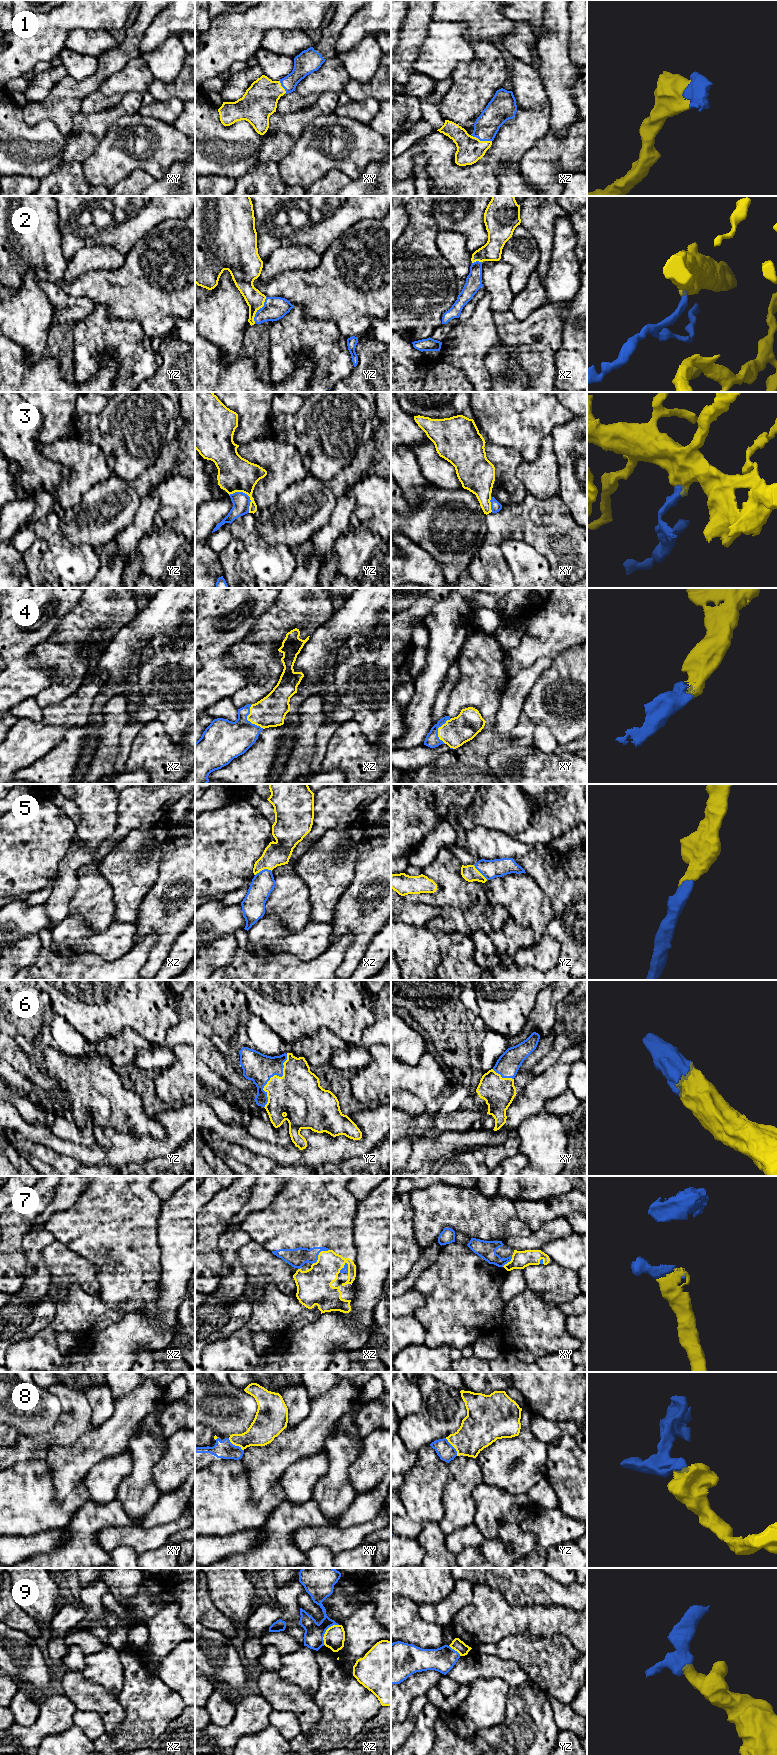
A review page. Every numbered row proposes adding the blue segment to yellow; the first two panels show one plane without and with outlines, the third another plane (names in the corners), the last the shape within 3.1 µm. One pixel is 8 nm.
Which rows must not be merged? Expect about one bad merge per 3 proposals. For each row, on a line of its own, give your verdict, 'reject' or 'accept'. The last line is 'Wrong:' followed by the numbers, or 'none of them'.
1: accept
2: accept
3: accept
4: accept
5: accept
6: accept
7: accept
8: accept
9: reject
Wrong: 9

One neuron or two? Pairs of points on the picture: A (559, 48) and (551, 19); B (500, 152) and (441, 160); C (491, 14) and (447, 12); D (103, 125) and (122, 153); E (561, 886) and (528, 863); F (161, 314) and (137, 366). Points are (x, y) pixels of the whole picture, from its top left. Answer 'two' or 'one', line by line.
A: one
B: one
C: one
D: two
E: one
F: two

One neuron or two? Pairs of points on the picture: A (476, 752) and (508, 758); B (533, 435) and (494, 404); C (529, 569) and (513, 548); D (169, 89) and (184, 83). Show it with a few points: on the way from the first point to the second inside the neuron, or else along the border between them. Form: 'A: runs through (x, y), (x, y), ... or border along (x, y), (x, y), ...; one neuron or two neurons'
A: border along (510, 744), (488, 756), (488, 766), (493, 773); two neurons
B: runs through (523, 425), (504, 406); one neuron
C: runs through (526, 564), (517, 553); one neuron
D: runs through (173, 89), (180, 87); one neuron

